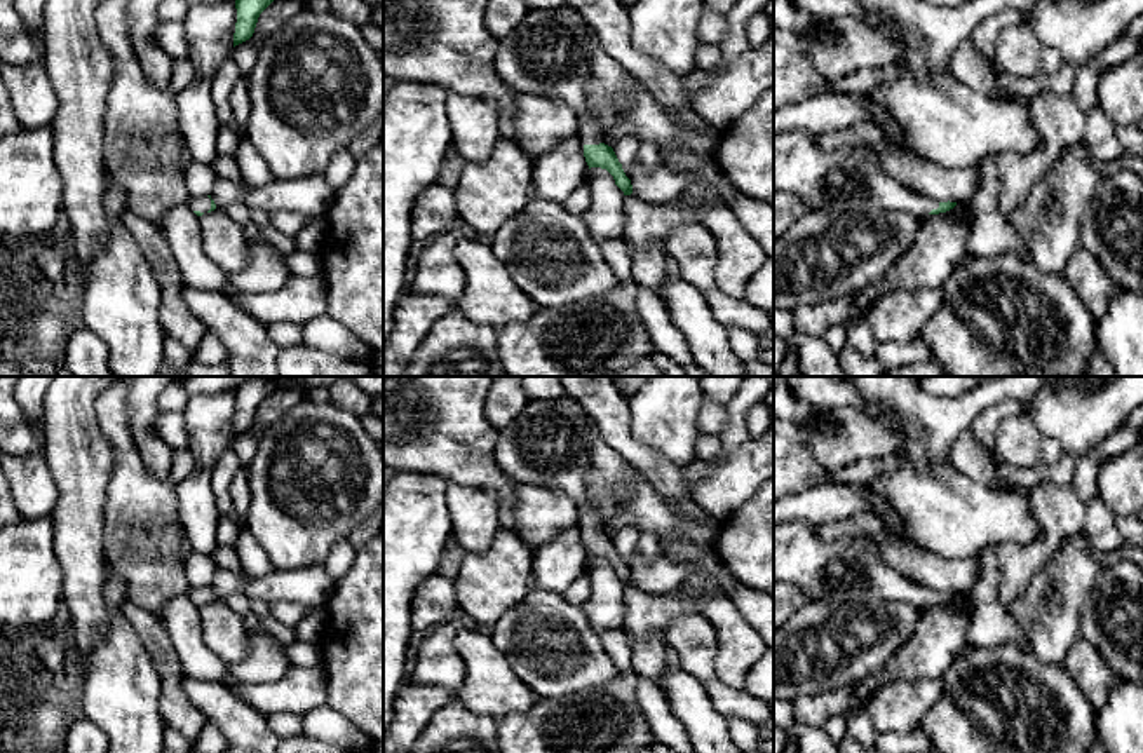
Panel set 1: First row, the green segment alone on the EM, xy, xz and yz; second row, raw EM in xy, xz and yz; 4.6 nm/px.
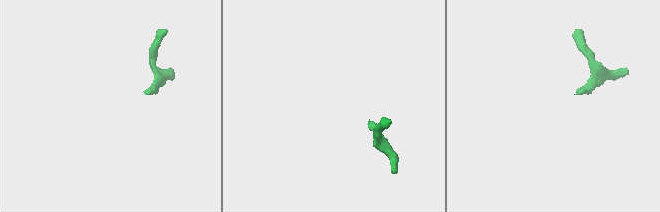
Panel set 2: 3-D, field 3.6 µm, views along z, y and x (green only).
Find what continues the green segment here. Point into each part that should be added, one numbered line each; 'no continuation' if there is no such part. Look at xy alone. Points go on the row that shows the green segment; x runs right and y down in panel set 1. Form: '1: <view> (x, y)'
1: xy (202, 204)

